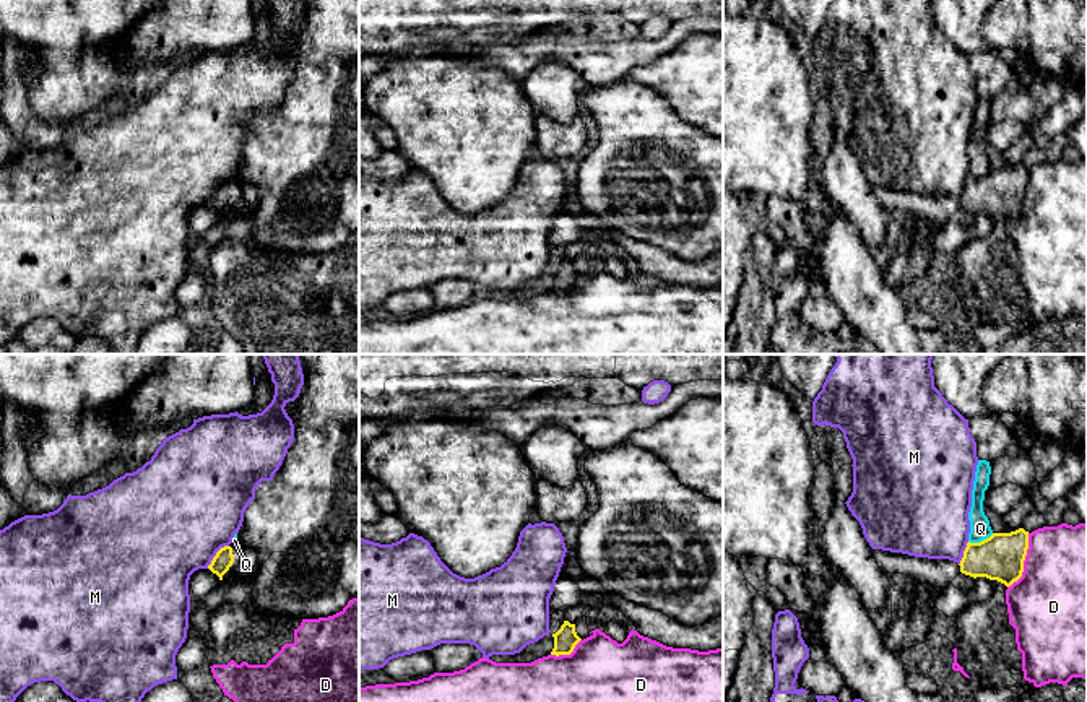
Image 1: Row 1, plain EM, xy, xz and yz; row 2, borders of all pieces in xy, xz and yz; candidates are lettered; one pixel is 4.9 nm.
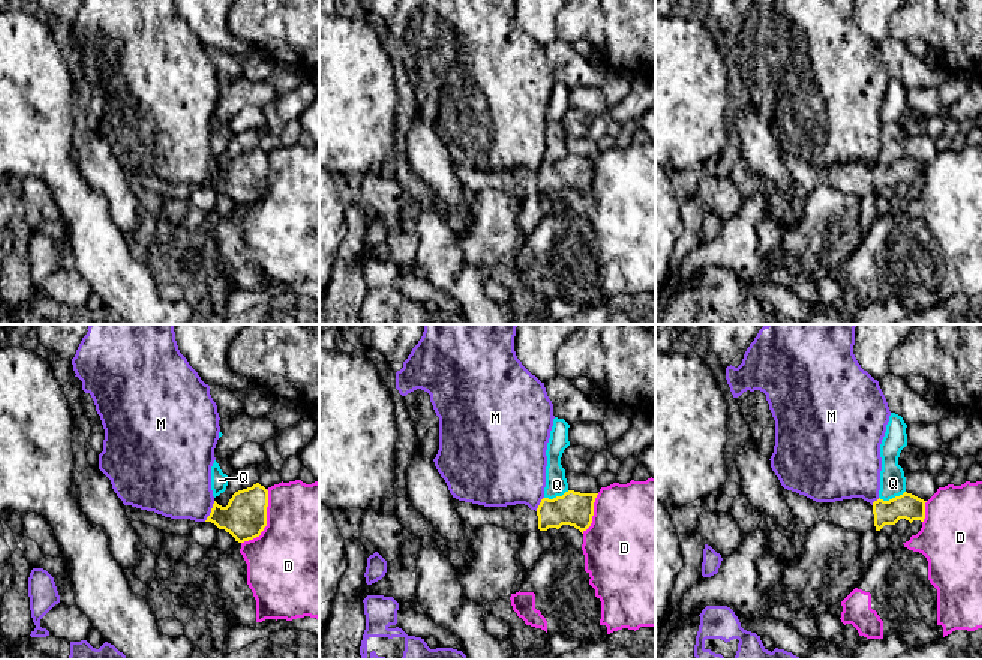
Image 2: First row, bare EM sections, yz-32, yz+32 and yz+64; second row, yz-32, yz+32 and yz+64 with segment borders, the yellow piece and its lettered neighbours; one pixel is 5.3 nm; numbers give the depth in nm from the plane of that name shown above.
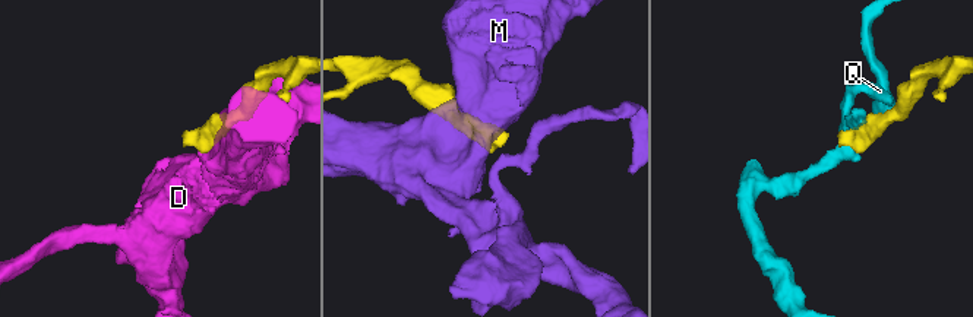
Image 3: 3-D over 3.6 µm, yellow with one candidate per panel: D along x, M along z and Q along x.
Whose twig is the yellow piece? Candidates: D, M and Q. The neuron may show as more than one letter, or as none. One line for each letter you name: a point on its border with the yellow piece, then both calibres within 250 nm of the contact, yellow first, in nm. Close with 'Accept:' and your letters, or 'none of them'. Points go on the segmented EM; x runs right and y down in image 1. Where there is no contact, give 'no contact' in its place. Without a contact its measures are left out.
Accept: none of them

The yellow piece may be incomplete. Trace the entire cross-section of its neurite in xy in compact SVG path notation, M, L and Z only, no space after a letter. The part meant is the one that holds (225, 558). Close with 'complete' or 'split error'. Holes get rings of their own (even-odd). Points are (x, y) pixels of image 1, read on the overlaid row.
M231 543L221 548L213 557L208 569L219 578L236 578L236 567L240 564L240 546Z; split error

